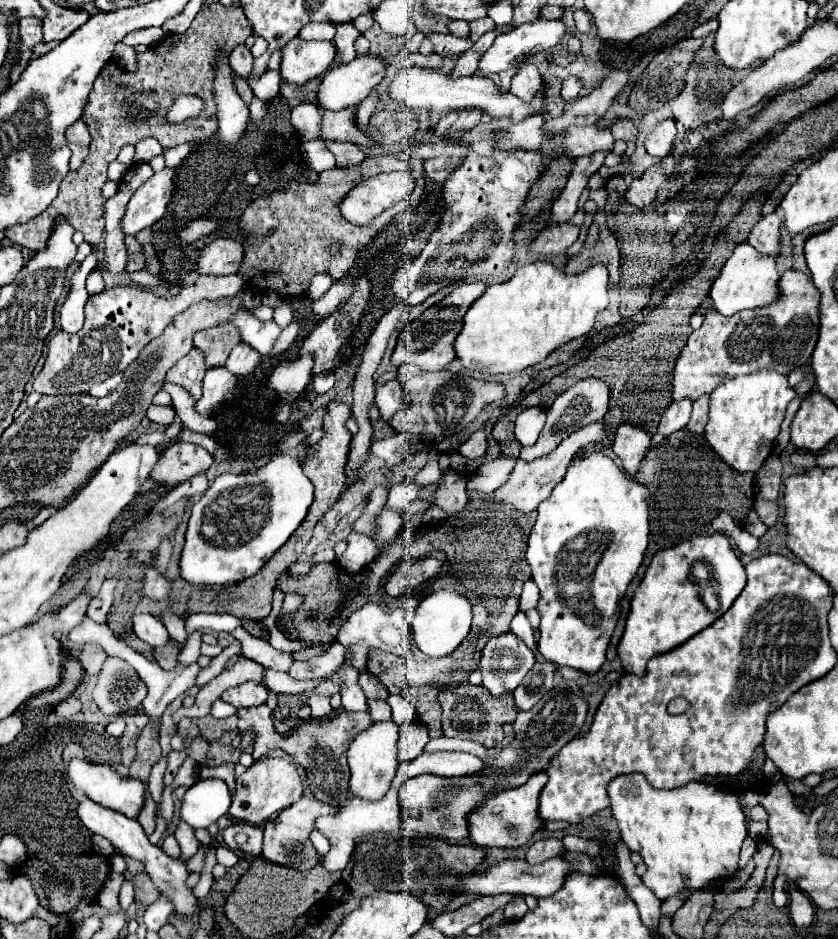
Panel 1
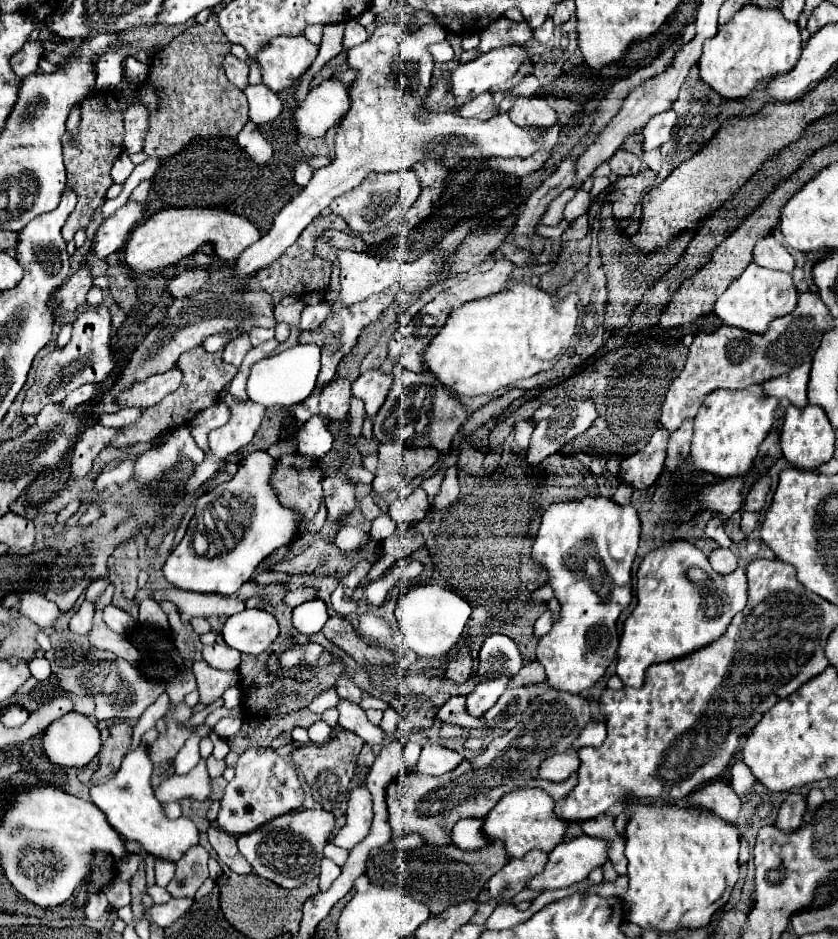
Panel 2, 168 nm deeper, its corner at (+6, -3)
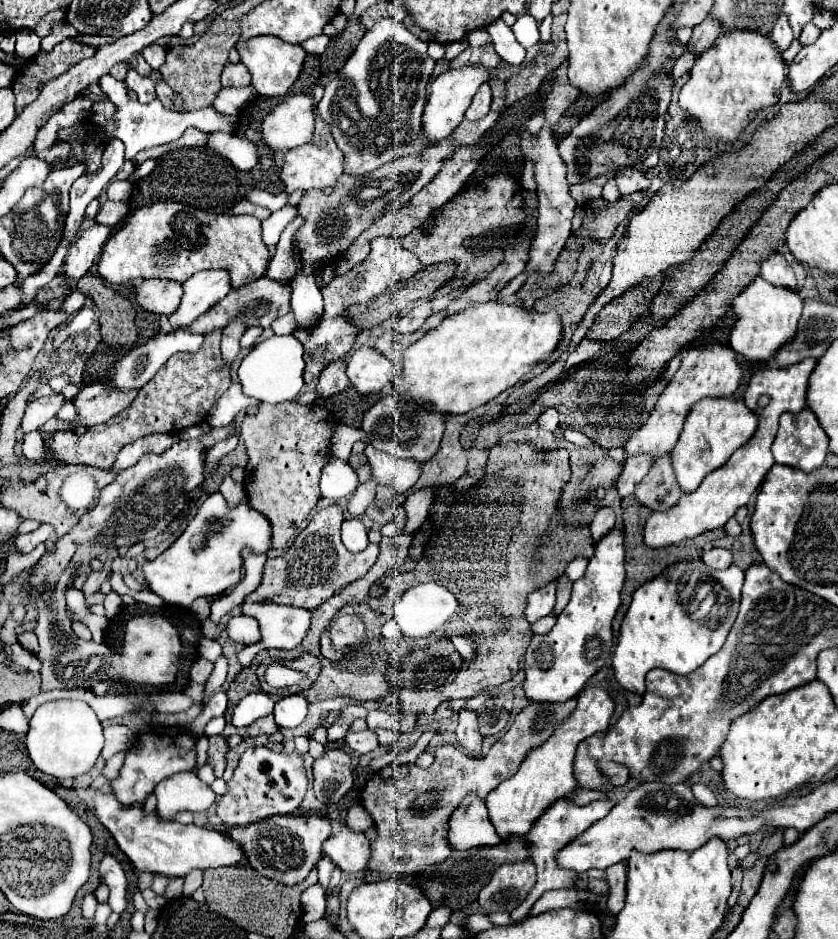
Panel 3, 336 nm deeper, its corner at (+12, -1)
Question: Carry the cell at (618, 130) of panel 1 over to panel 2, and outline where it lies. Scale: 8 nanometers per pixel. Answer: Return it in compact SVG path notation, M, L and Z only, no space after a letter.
M618 149L618 153L614 153L614 157L610 159L610 169L618 177L638 175L642 171L642 159L626 149Z

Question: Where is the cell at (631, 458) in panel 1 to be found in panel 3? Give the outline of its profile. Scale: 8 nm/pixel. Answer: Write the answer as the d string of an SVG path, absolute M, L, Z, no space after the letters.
M600 505L594 513L594 519L590 523L590 531L592 531L592 539L598 541L602 535L606 535L616 523L616 513L612 507L604 507Z

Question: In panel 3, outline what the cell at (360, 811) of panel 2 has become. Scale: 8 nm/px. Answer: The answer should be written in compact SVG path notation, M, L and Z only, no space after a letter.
M342 821L340 829L324 841L322 851L346 873L364 871L368 867L370 843L362 831L354 831L346 821Z

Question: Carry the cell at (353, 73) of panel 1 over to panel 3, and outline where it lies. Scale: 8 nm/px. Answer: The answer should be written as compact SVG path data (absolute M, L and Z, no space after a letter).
M288 95L262 121L266 145L274 151L286 151L308 143L314 131L314 109L312 95Z

